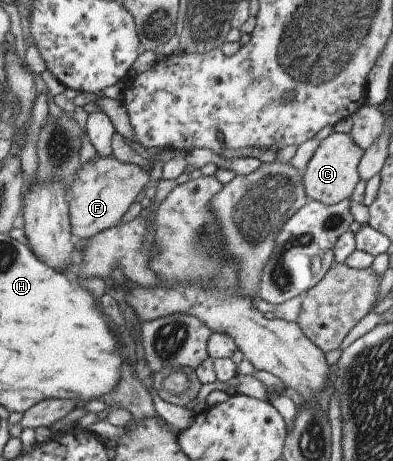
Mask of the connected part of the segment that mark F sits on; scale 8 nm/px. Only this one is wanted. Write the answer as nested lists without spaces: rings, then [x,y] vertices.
[[[96,154],[90,162],[81,164],[69,188],[69,232],[72,238],[88,240],[118,224],[148,180],[149,174],[137,165],[118,162],[112,155],[101,158]]]

